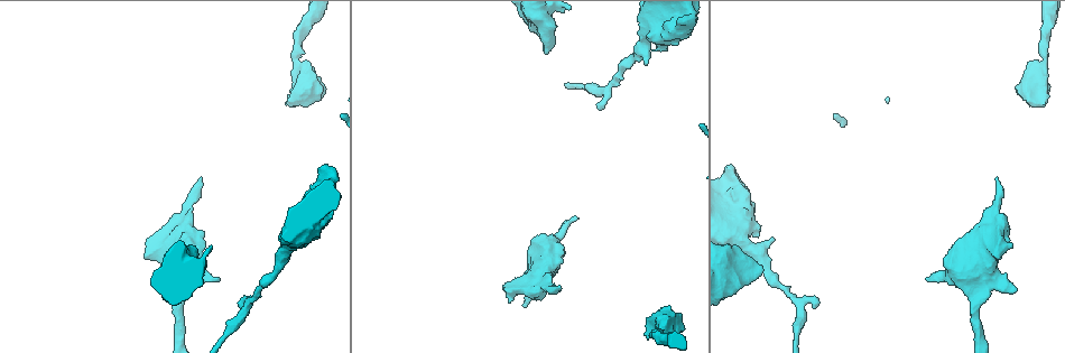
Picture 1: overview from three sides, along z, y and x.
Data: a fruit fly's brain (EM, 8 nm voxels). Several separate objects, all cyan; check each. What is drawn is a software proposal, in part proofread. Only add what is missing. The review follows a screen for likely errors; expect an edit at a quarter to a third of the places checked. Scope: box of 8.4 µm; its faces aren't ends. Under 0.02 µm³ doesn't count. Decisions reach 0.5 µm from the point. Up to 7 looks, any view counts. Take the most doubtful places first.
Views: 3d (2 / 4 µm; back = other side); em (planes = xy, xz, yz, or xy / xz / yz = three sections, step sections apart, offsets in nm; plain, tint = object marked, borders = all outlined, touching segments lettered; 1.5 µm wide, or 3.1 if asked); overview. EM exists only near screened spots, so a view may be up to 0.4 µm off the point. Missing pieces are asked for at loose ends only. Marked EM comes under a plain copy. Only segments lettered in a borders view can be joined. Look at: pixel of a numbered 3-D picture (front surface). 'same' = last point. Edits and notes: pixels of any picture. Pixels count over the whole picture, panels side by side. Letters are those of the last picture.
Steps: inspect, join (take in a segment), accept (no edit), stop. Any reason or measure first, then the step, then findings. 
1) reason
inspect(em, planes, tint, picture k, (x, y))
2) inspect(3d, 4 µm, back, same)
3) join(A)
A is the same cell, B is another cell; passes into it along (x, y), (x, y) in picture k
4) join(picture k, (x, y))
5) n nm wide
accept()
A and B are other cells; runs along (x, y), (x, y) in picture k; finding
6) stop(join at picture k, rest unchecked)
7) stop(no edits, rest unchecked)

an open end
inspect(em, planes, borders, picture 1, (996, 181))

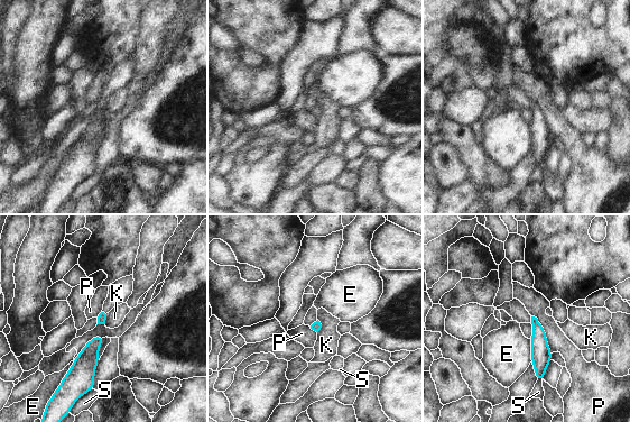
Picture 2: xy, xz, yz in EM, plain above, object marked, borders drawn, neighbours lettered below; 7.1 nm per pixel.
accept()
E, K, P and S are other cells; no lettered segment goes on from it

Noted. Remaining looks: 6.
free end
inspect(3d, 2 µm, picture 1, (927, 281))

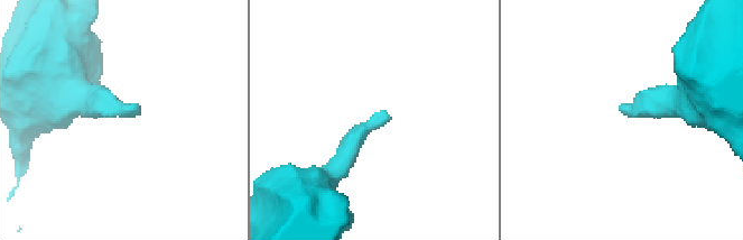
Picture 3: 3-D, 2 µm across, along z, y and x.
inspect(em, planes, borders, picture 3, (139, 112))

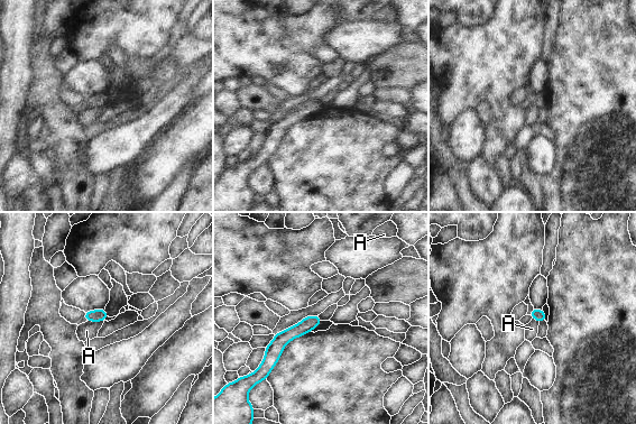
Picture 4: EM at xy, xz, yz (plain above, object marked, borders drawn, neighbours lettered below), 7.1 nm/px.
A touches over 130 nm
accept()
A is another cell; border along (86, 321), (103, 322) in picture 4; none of them fits

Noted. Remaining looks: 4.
tapers out
inspect(em, planes, borders, picture 1, (596, 107))

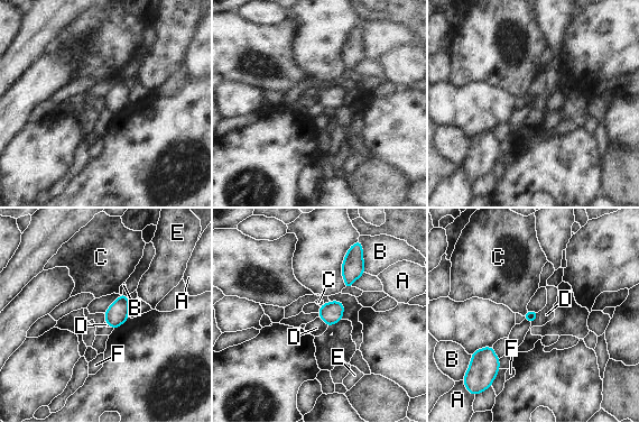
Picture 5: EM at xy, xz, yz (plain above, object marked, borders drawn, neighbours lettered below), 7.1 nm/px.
accept()
A, B, C, D, E and F are other cells; border along (539, 311), (531, 324) in picture 5; none of them fits

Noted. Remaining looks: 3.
stop(no edits, rest unchecked)

